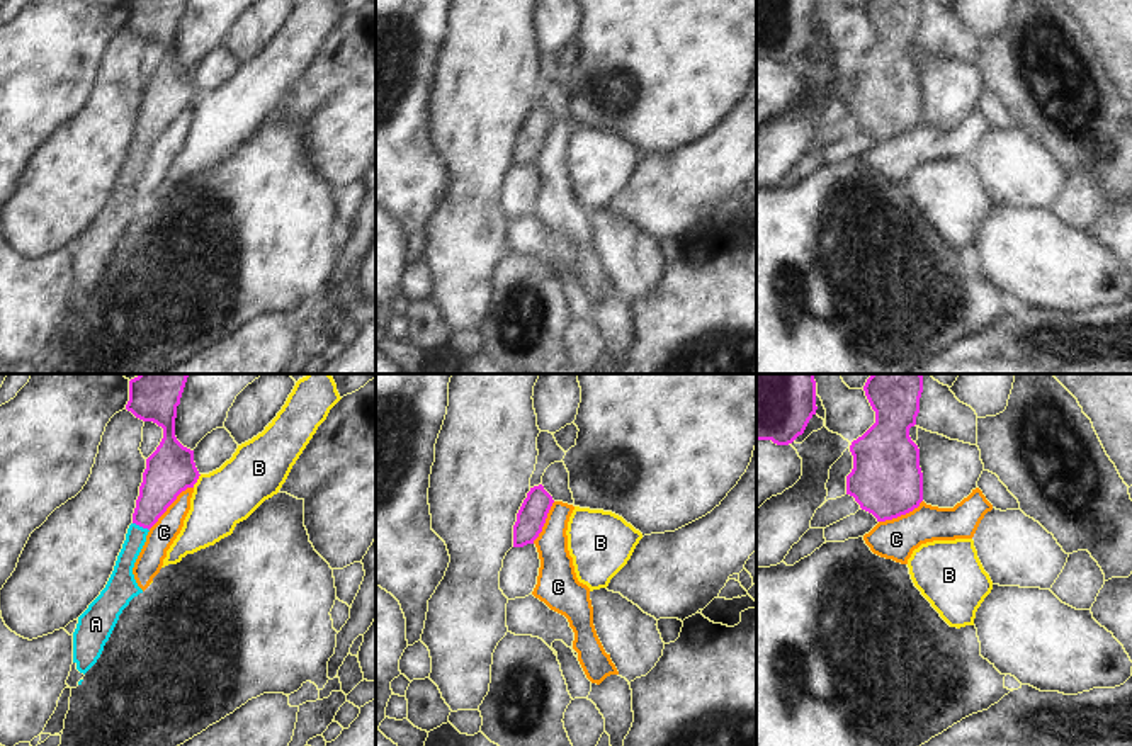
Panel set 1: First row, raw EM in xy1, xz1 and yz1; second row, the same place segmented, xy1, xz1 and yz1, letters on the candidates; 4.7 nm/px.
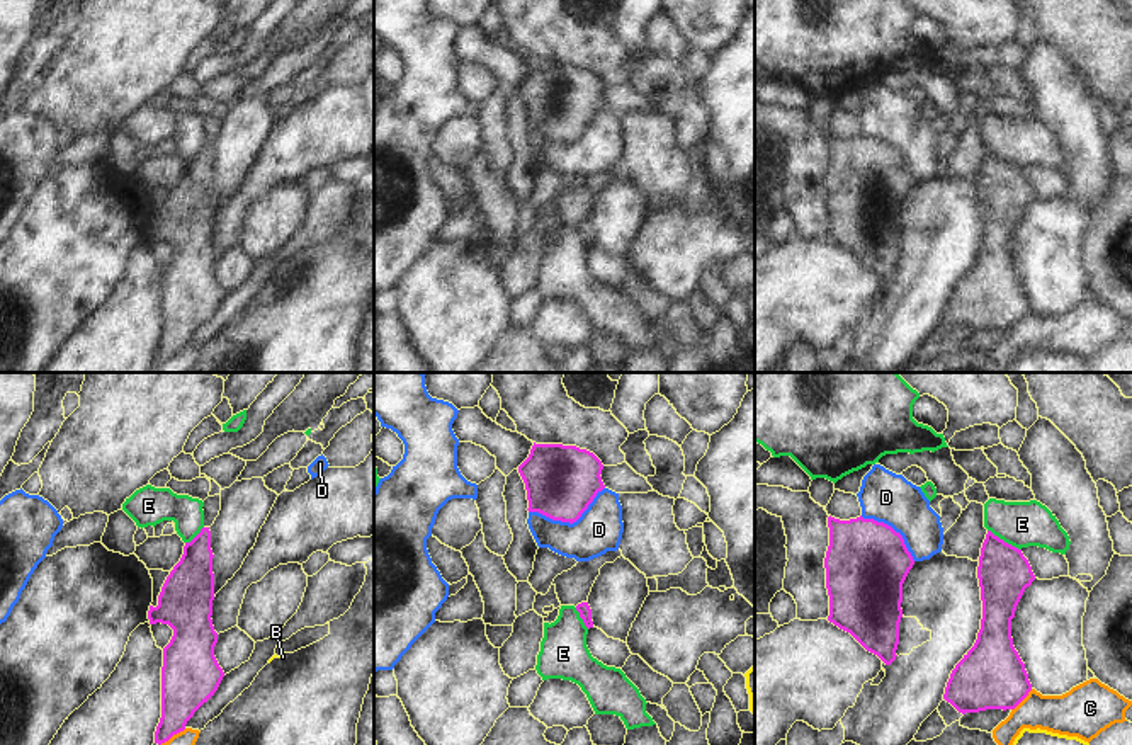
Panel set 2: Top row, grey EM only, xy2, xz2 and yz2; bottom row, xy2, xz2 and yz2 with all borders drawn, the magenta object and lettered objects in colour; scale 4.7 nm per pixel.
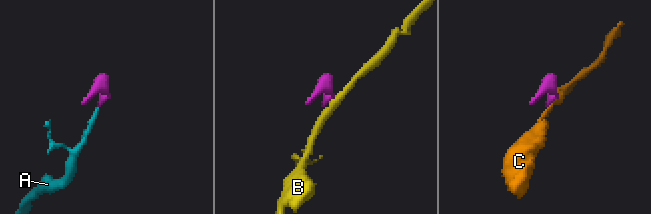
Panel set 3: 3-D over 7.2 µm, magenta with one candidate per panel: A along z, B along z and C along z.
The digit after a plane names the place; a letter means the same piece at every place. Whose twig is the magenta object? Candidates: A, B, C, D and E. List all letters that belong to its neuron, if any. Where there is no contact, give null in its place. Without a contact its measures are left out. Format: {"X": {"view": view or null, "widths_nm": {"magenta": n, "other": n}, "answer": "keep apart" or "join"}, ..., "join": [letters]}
{"A": {"view": "xy1", "widths_nm": {"magenta": 200, "other": 100}, "answer": "join"}, "B": {"view": "xy1", "widths_nm": {"magenta": 240, "other": 280}, "answer": "keep apart"}, "C": {"view": "xy1", "widths_nm": {"magenta": 240, "other": 120}, "answer": "keep apart"}, "D": {"view": "xz2", "widths_nm": {"magenta": 340, "other": 220}, "answer": "keep apart"}, "E": {"view": "yz2", "widths_nm": {"magenta": 240, "other": 220}, "answer": "keep apart"}, "join": ["A"]}

